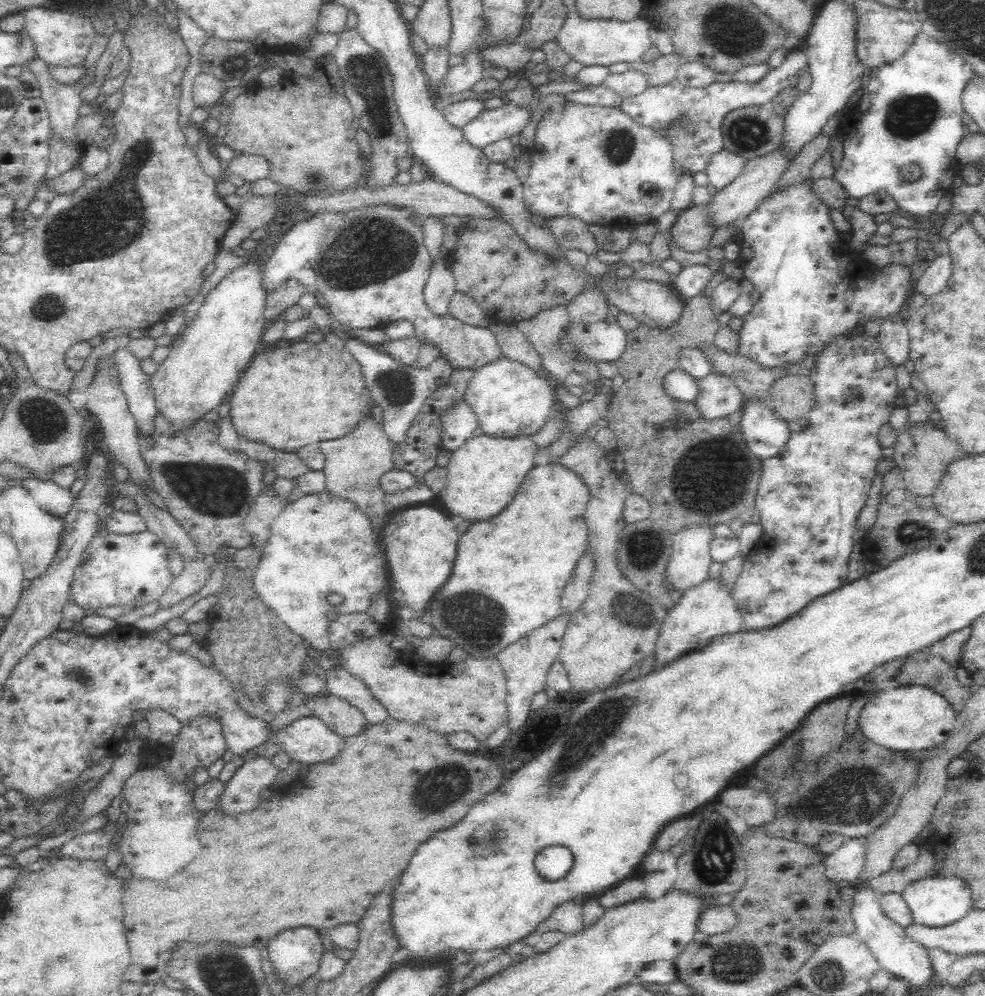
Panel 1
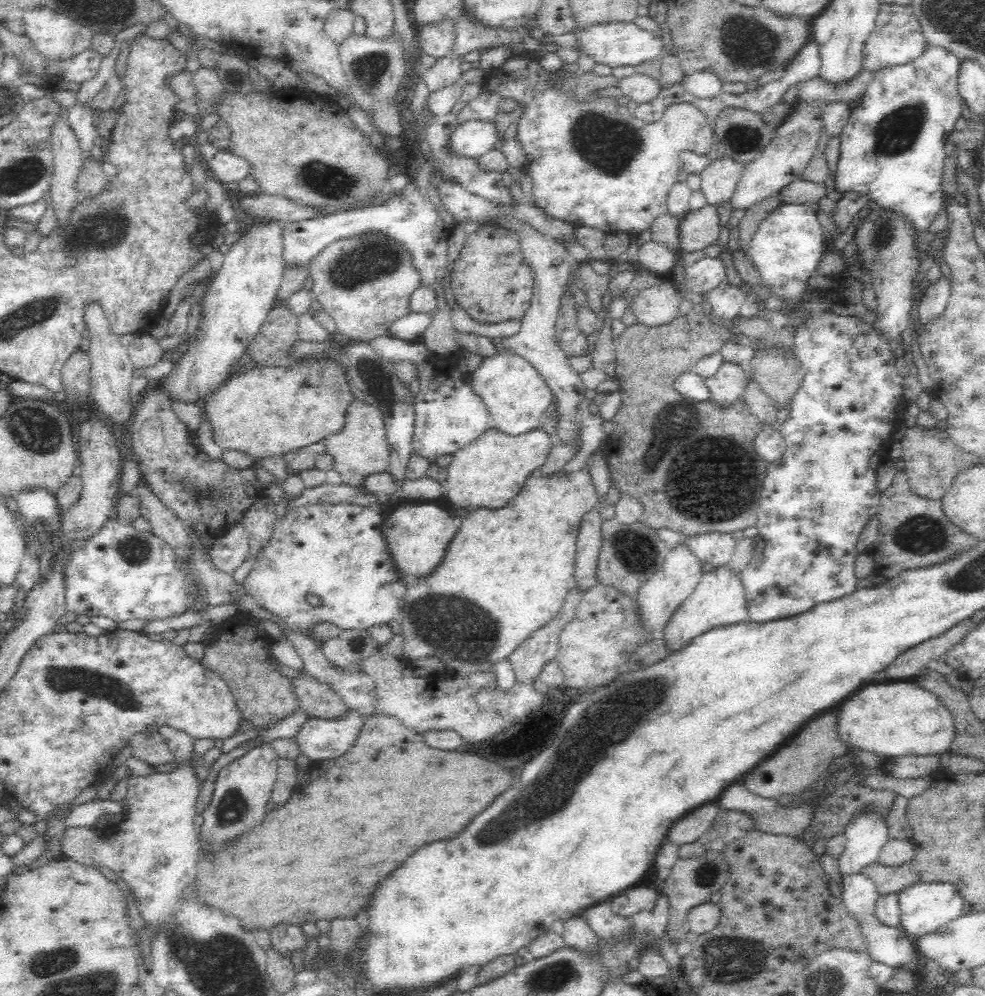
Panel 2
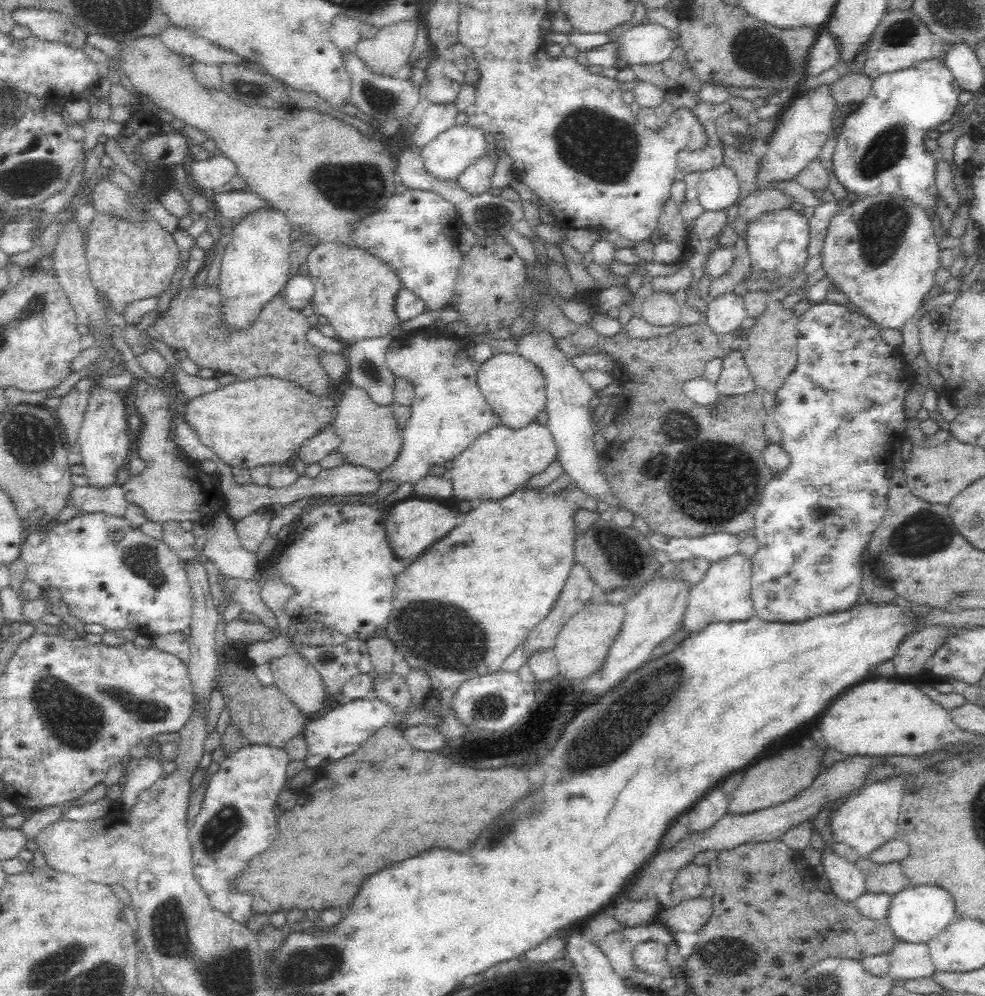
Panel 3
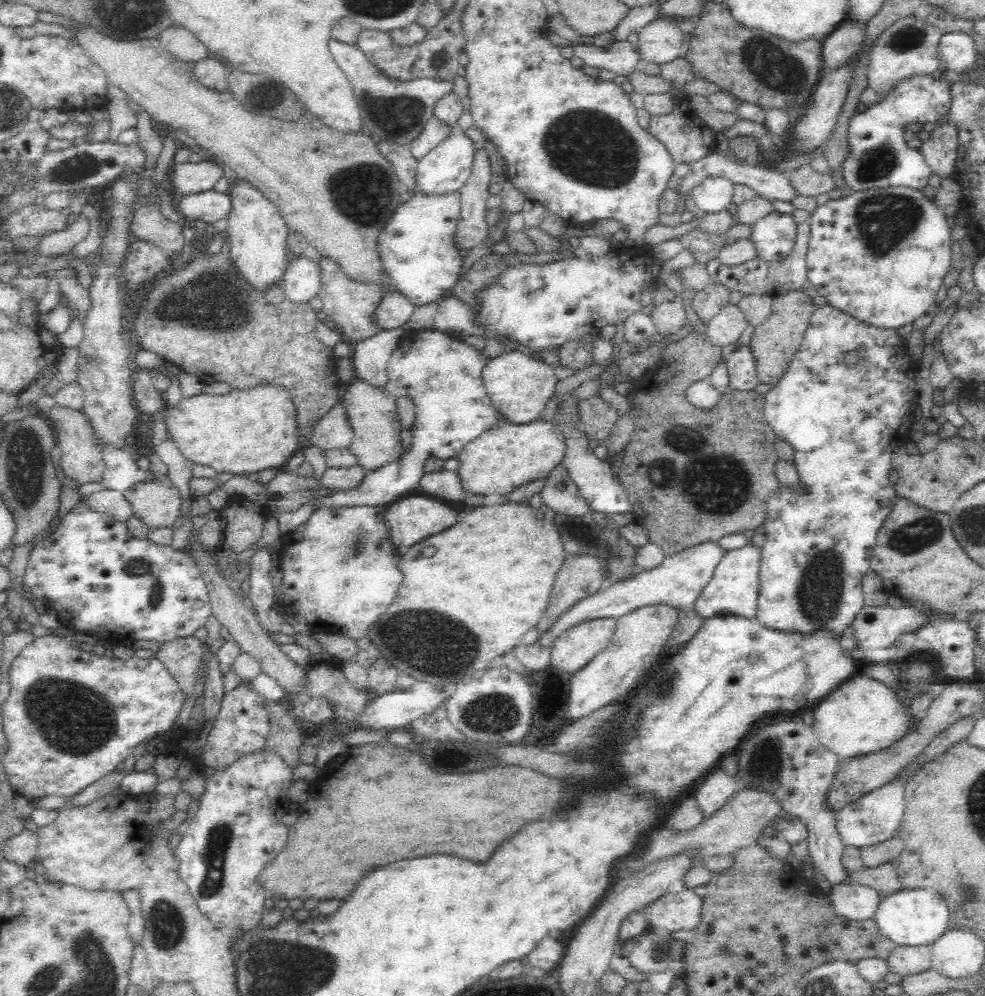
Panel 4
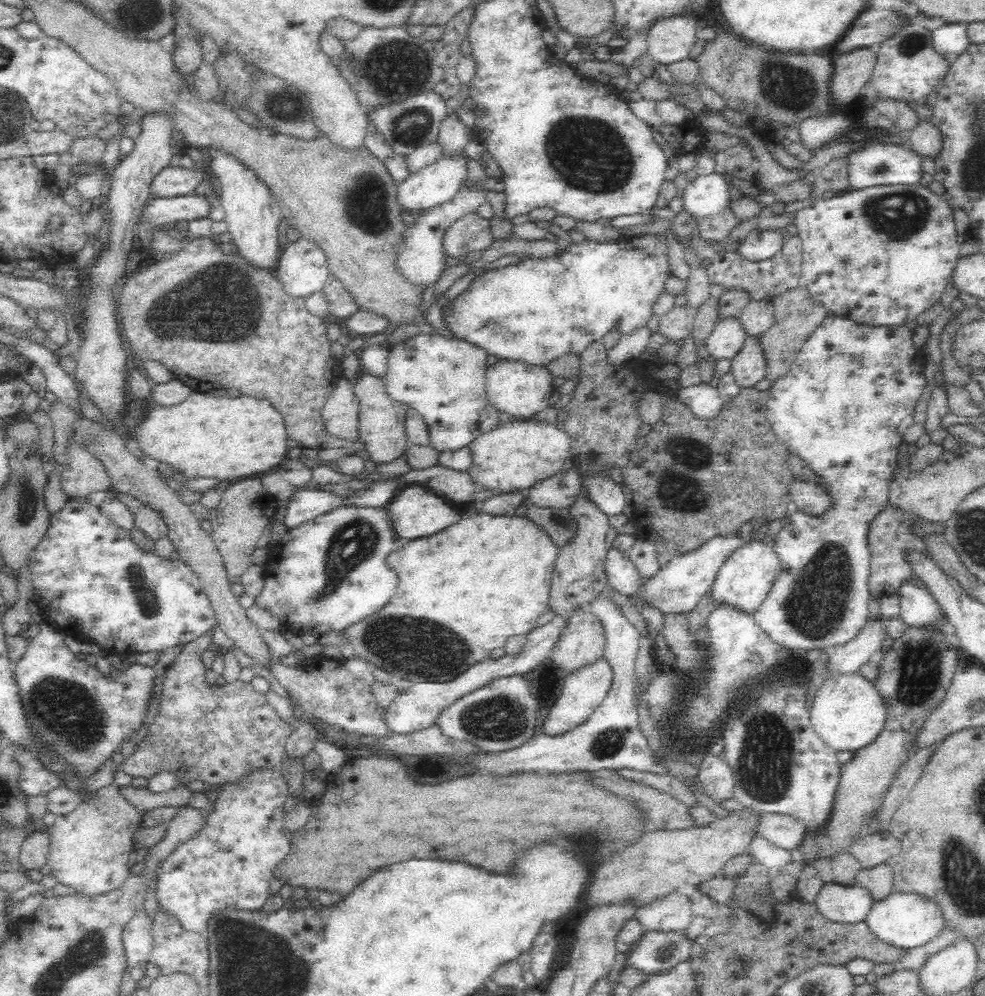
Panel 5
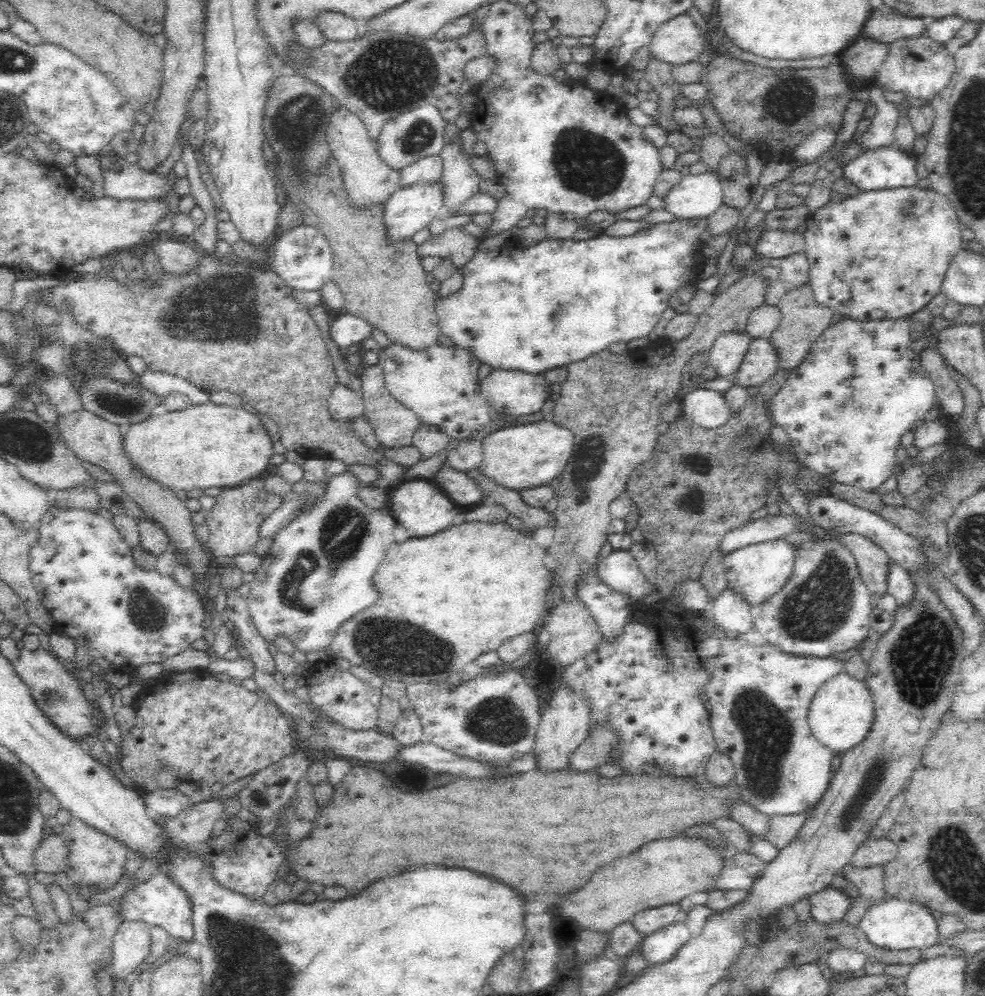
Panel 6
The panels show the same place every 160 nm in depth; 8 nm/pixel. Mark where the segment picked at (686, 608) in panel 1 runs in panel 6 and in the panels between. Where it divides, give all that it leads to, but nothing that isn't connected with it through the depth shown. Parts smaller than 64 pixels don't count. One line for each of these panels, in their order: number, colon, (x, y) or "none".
2: (718, 600)
3: (724, 594)
4: (733, 589)
5: (742, 582)
6: (757, 572)

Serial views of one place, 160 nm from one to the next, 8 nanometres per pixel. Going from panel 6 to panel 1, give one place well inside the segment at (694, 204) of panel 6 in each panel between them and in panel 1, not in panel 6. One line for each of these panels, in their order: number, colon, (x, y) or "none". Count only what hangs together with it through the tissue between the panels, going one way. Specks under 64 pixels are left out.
1: (724, 166)
2: (718, 180)
3: (717, 188)
4: (712, 195)
5: (706, 195)

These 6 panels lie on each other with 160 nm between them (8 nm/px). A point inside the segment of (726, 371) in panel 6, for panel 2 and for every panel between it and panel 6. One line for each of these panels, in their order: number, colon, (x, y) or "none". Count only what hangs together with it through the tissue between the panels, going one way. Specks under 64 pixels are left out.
2: (725, 300)
3: (726, 311)
4: (725, 328)
5: (728, 335)

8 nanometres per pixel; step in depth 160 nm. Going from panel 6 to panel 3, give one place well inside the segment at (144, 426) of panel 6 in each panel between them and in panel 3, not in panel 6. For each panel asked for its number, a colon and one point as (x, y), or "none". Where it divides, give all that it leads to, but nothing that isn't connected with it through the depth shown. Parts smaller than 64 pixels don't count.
3: (251, 424)
4: (245, 431)
5: (217, 437)

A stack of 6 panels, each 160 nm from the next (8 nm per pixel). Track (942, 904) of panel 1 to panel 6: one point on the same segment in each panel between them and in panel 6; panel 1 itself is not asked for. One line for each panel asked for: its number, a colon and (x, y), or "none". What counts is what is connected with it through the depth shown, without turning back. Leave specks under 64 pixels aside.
2: (924, 907)
3: (917, 914)
4: (910, 917)
5: (906, 920)
6: (893, 924)

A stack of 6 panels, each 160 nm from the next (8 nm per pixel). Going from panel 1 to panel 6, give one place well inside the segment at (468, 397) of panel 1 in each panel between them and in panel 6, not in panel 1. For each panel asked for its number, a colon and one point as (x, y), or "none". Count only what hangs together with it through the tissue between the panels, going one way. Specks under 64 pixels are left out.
2: (516, 397)
3: (514, 389)
4: (519, 386)
5: (513, 386)
6: (516, 393)

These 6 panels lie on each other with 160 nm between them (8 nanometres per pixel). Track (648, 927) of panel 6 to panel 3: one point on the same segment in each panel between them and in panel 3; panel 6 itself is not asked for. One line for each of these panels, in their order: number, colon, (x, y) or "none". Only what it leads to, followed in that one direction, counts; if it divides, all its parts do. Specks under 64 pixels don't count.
3: (690, 916)
4: (671, 912)
5: (673, 911)

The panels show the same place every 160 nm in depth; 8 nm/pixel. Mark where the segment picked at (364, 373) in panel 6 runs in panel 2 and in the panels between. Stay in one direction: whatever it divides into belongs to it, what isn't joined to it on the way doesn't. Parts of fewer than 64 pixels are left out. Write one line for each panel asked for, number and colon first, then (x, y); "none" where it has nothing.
2: (360, 449)
3: (368, 434)
4: (371, 413)
5: (381, 420)

